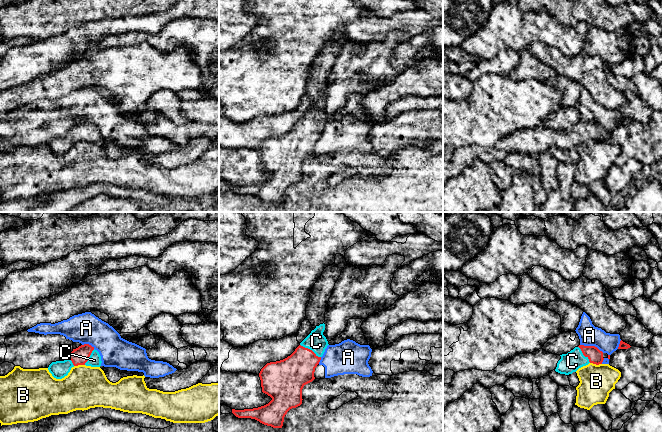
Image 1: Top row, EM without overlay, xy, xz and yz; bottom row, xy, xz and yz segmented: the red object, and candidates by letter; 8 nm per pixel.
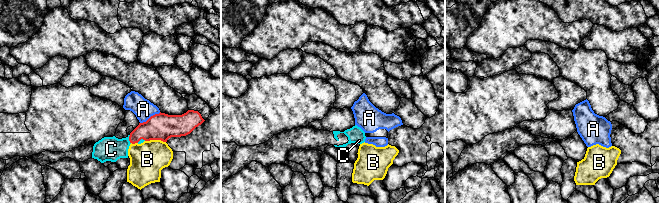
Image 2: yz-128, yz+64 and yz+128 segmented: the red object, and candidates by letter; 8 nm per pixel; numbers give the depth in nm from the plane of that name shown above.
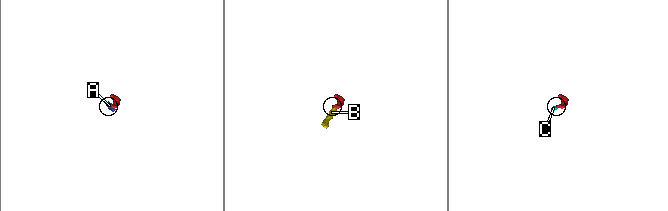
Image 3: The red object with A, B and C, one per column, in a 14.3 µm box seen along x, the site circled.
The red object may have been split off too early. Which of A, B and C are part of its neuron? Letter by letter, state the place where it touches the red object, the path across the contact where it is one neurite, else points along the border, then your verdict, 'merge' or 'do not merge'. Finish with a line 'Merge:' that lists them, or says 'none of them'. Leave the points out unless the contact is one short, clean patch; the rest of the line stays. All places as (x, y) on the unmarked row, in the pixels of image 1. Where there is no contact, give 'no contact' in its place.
A: yz (592, 122) | do not merge
B: yz (596, 140) | do not merge
C: xz (309, 125) | across xz (291, 150), (304, 136), (309, 125), (316, 117) | merge
Merge: C

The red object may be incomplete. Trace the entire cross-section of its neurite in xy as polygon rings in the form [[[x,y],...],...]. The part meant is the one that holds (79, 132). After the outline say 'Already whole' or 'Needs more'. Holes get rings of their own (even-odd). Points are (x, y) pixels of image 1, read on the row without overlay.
[[[89,120],[79,122],[69,130],[69,134],[64,137],[52,138],[48,146],[56,155],[62,155],[68,151],[71,144],[78,141],[91,143],[101,142],[101,132],[97,126]]]. Needs more

